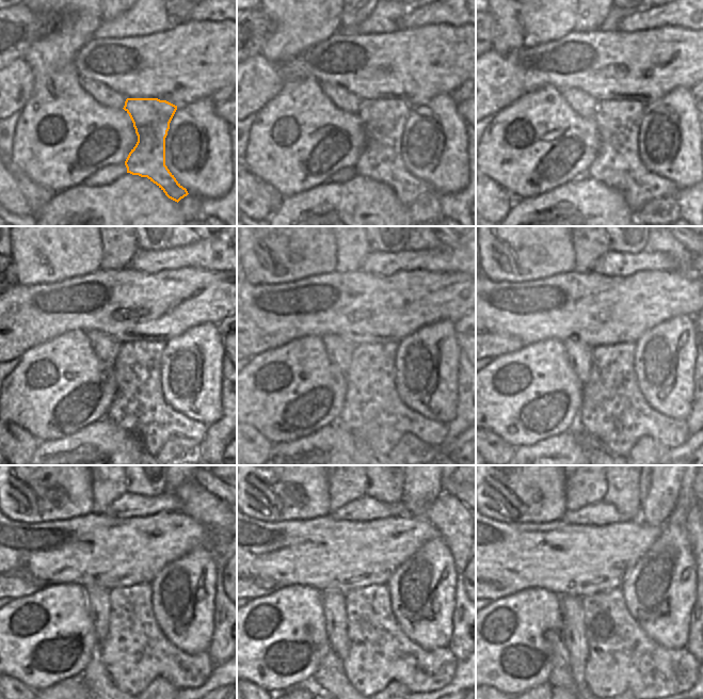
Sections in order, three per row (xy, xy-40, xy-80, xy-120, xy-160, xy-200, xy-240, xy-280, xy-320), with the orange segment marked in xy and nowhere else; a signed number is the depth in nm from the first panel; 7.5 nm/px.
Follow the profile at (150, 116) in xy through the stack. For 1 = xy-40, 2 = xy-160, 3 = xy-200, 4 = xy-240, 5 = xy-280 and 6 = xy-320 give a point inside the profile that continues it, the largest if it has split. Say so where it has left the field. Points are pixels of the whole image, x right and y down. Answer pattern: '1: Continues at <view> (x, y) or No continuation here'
1: Continues at xy-40 (381, 159)
2: Continues at xy-160 (373, 412)
3: Continues at xy-200 (613, 411)
4: Continues at xy-240 (136, 652)
5: Continues at xy-280 (379, 651)
6: Continues at xy-320 (621, 657).

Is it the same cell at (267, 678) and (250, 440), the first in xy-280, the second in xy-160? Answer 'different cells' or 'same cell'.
different cells

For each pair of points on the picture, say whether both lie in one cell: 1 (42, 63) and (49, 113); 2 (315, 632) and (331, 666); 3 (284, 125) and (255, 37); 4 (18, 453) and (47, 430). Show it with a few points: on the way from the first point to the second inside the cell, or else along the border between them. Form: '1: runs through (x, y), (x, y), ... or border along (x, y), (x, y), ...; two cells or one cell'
1: runs through (48, 76), (49, 100); one cell
2: border along (330, 649), (313, 677); two cells
3: border along (274, 31), (260, 52); two cells
4: border along (16, 424), (25, 428), (38, 442); two cells

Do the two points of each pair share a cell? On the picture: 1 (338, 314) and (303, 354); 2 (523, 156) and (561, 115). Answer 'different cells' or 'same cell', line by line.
1: different cells
2: same cell

